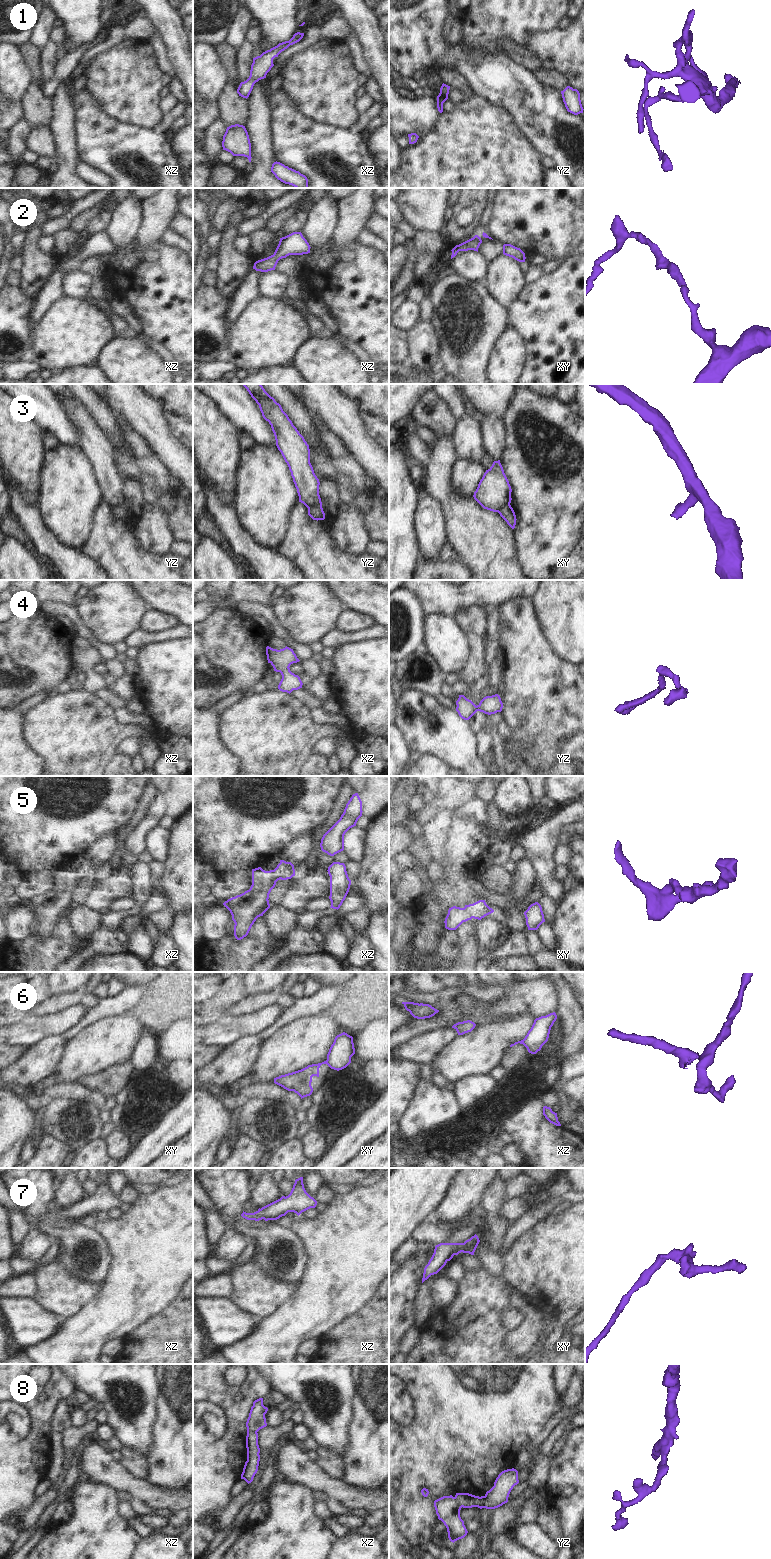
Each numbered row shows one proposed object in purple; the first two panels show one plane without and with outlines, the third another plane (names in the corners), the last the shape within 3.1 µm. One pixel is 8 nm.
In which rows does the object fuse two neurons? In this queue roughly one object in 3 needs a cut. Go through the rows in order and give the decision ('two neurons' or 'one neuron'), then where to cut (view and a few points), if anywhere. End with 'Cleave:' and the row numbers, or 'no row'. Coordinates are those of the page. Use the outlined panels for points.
1: one neuron; no cut
2: one neuron; no cut
3: two neurons; cut in yz along (321, 507), (310, 506), (308, 508)
4: one neuron; no cut
5: one neuron; no cut
6: two neurons; cut in xy along (326, 1060), (327, 1063)
7: one neuron; no cut
8: two neurons; cut in yz along (453, 1497), (461, 1507)
Cleave: 3, 6, 8

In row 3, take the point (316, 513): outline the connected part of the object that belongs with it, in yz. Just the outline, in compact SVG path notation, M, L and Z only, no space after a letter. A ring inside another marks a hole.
M313 506L308 508L308 515L313 519L313 520L324 520L325 519L325 513L323 511L323 508L318 507L318 506Z

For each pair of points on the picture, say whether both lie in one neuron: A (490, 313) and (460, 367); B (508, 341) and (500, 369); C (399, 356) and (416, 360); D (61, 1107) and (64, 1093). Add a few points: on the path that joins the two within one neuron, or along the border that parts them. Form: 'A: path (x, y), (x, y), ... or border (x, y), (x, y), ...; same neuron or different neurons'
A: path (482, 326), (477, 338), (464, 354); same neuron
B: path (508, 348), (505, 362); same neuron
C: border (408, 335), (408, 358), (406, 361); different neurons
D: border (48, 1099), (75, 1099), (86, 1103); different neurons

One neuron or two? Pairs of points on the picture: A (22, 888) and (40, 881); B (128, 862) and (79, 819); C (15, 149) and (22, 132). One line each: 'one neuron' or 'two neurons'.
A: one neuron
B: two neurons
C: one neuron

